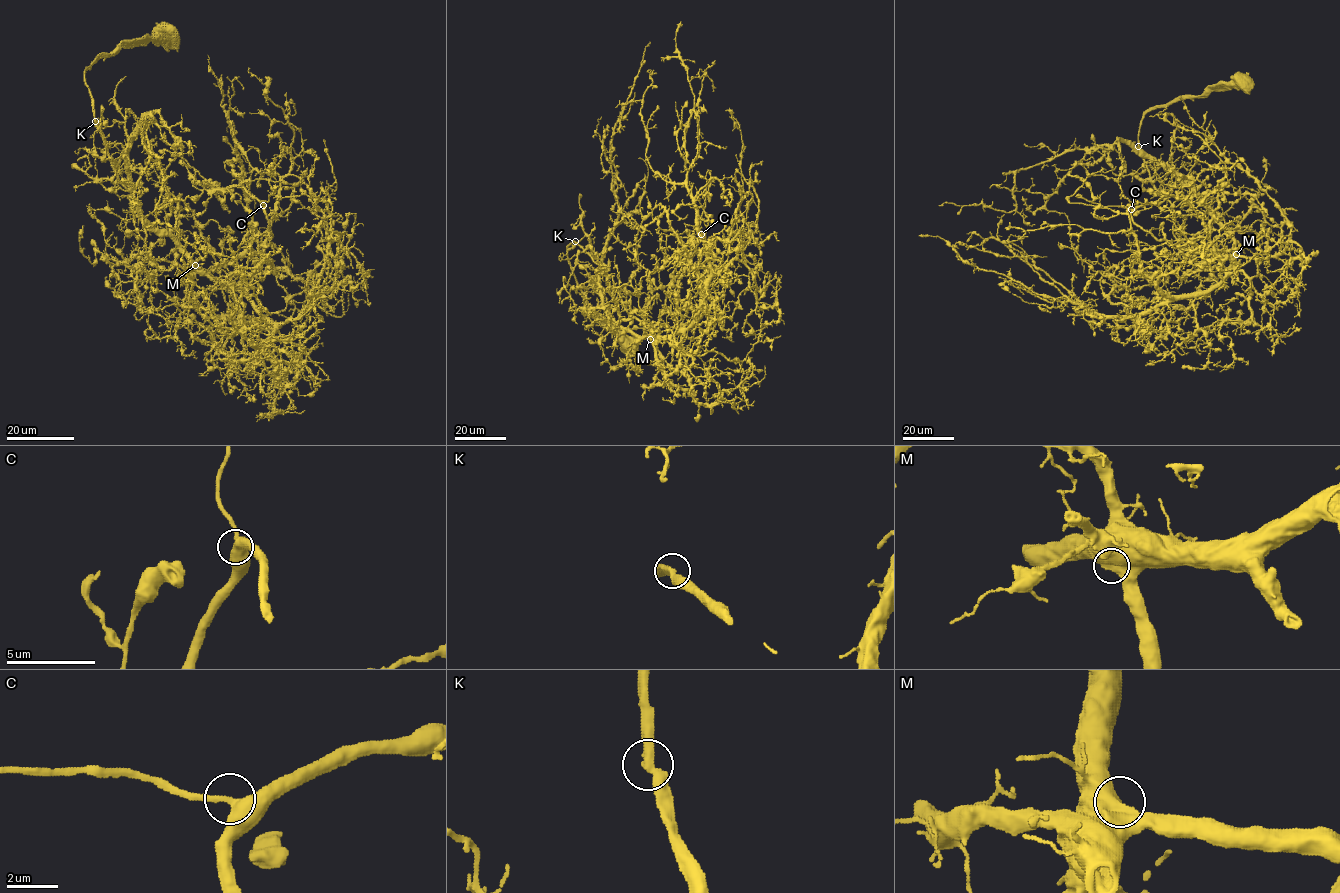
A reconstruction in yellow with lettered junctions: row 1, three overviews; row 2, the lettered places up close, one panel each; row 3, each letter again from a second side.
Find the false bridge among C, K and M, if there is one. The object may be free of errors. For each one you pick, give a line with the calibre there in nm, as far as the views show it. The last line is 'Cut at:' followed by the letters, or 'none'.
Cut at: none

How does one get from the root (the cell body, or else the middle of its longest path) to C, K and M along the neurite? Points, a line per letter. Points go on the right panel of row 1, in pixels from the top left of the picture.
C: (1241, 77), (1150, 108), (1138, 136), (1176, 241), (1233, 265), (1204, 237), (1156, 239), (1131, 209)
K: (1241, 77), (1226, 86), (1209, 87), (1201, 95), (1185, 96), (1150, 108), (1141, 121), (1138, 146)
M: (1241, 77), (1150, 108), (1138, 136), (1154, 188), (1174, 212), (1176, 241), (1192, 250), (1236, 254)

